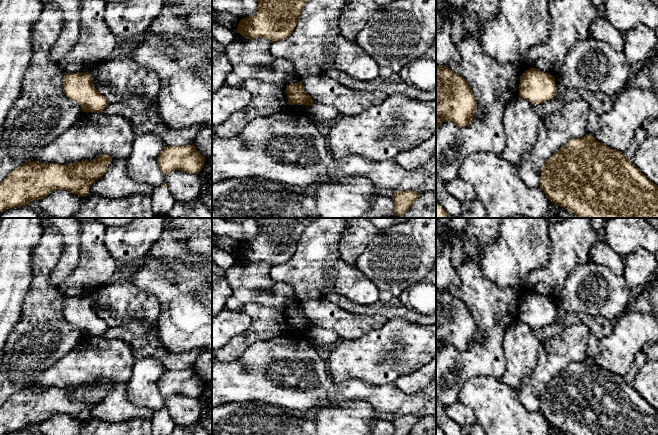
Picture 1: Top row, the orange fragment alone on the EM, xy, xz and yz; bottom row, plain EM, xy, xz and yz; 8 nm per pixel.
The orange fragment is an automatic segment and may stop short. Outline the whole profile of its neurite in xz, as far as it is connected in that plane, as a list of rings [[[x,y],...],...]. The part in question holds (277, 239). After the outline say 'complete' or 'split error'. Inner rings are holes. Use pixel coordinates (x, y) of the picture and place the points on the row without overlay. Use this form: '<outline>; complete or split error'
[[[256,218],[258,235],[240,244],[236,256],[247,263],[266,262],[271,267],[294,255],[309,221],[306,218]]]; complete

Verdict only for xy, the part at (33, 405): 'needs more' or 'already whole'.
already whole

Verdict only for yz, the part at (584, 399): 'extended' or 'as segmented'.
as segmented

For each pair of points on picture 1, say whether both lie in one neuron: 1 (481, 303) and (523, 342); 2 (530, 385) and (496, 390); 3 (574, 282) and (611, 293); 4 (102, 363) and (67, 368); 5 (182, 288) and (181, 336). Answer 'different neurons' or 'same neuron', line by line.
1: different neurons
2: different neurons
3: same neuron
4: same neuron
5: same neuron

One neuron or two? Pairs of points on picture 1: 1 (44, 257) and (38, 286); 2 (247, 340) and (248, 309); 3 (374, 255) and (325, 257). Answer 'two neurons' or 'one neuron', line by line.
1: one neuron
2: one neuron
3: two neurons

